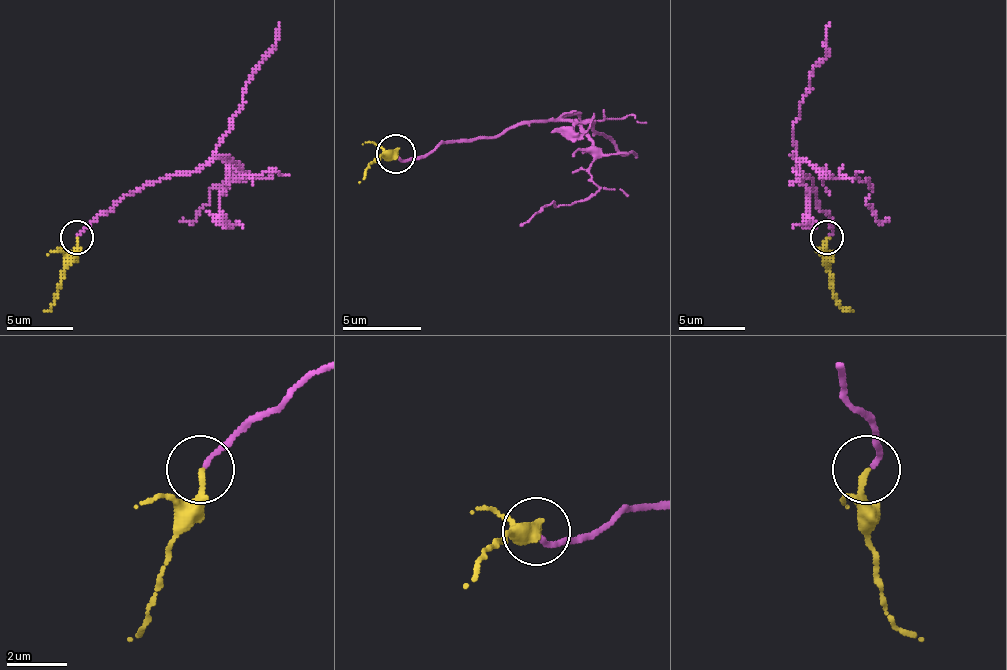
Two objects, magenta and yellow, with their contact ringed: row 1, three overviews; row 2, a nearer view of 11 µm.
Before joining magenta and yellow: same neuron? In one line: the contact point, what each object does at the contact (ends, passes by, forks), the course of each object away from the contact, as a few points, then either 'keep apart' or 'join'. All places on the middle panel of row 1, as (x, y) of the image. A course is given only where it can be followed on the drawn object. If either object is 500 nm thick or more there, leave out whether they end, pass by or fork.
(396, 154) | magenta ends | yellow ends | magenta via (397, 157), (416, 161), (455, 141), (573, 121), (597, 188), (553, 208), (553, 200), (518, 227) | yellow via (397, 153), (373, 161), (358, 184) | join

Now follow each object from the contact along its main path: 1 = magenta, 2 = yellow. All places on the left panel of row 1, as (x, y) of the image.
1: (77, 238), (127, 195), (163, 178), (226, 158), (246, 178), (226, 178), (210, 192), (200, 215), (180, 221)
2: (77, 238), (77, 258), (64, 271), (57, 297), (44, 311)

